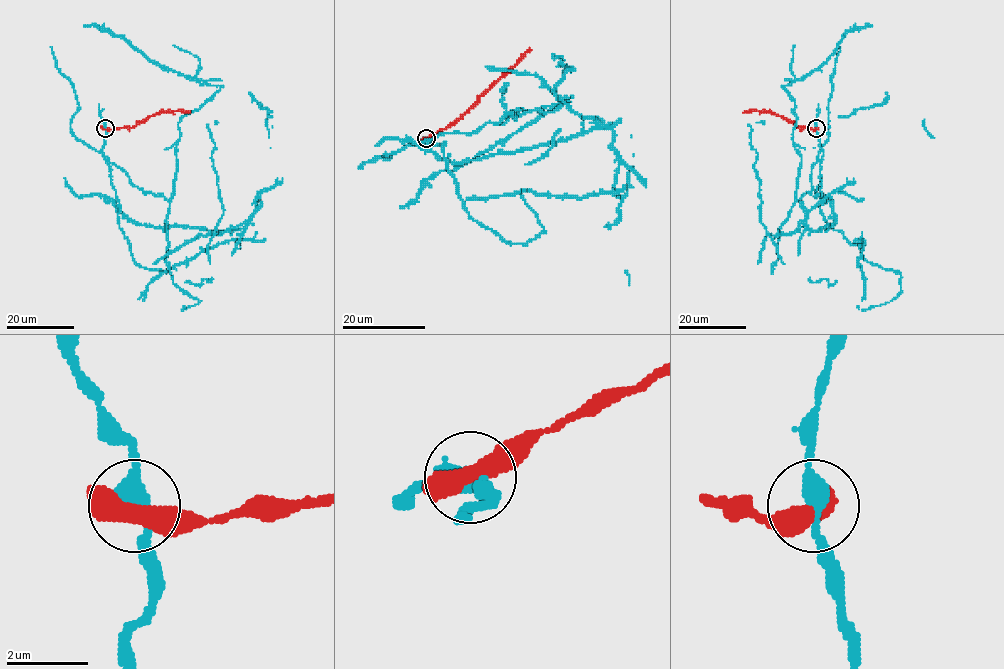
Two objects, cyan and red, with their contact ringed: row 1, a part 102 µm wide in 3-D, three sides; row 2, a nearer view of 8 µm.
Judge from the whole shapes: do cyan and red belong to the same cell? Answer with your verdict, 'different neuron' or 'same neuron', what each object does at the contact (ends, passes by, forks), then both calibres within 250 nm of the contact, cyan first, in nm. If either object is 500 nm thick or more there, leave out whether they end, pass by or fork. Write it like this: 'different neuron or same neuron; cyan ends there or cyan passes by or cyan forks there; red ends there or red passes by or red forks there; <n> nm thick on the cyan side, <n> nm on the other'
same neuron; cyan passes by; red passes by; 360 nm thick on the cyan side, 480 nm on the other

